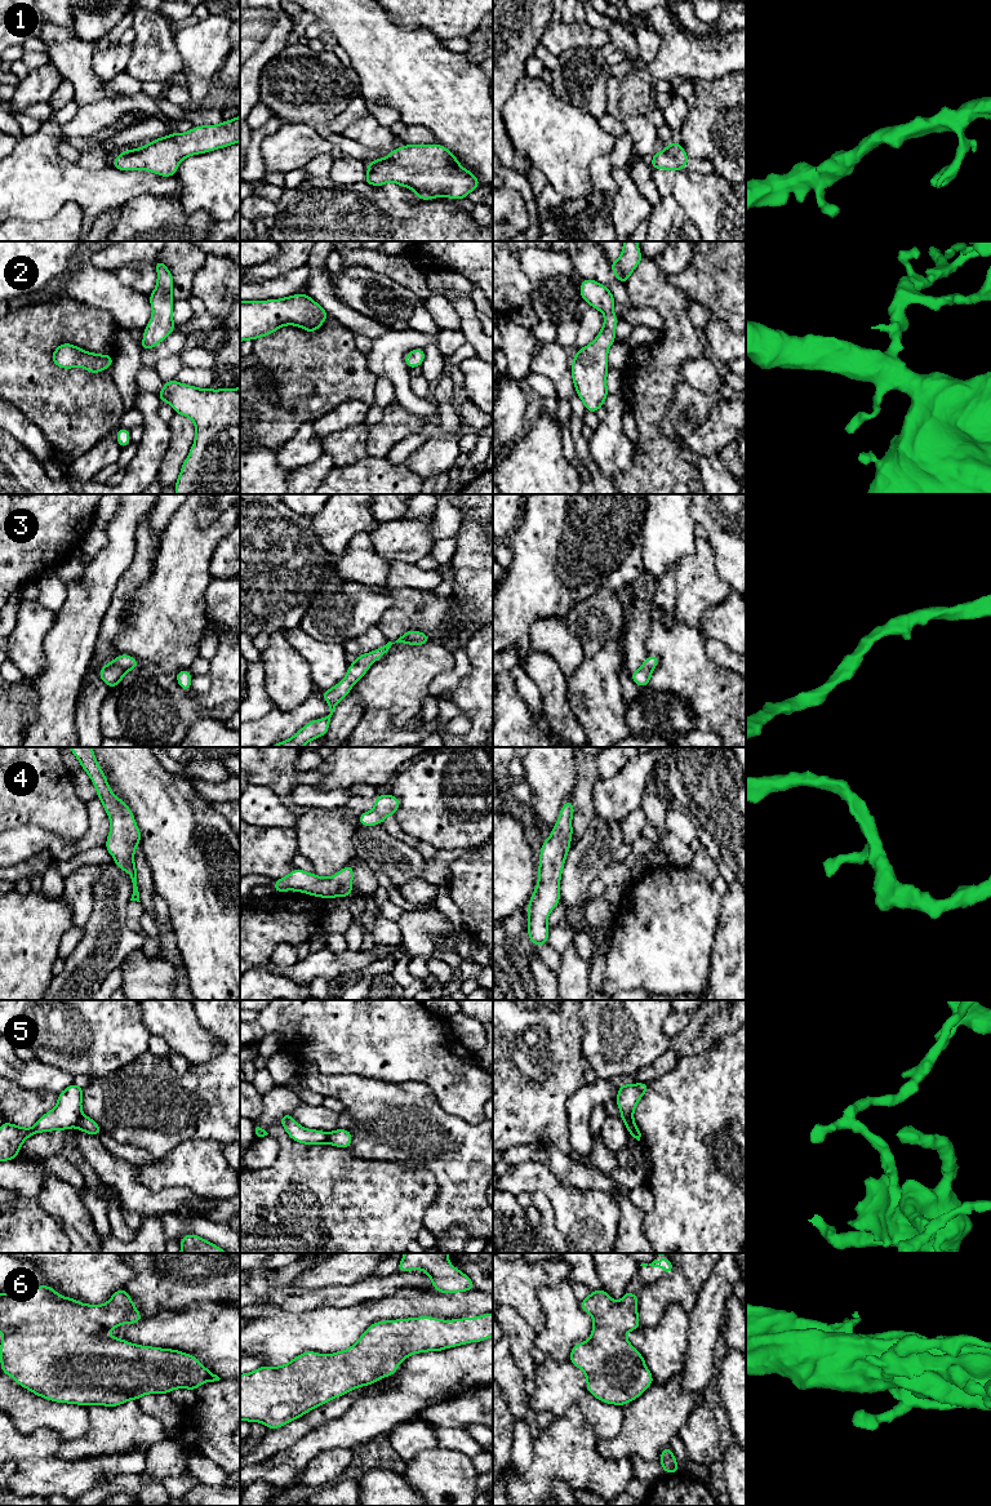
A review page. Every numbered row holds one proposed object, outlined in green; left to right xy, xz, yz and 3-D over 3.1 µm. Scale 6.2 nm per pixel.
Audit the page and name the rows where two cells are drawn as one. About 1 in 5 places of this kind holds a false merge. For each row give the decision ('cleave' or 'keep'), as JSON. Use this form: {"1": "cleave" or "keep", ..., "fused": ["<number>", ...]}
{"1": "keep", "2": "keep", "3": "keep", "4": "keep", "5": "cleave", "6": "keep", "fused": ["5"]}

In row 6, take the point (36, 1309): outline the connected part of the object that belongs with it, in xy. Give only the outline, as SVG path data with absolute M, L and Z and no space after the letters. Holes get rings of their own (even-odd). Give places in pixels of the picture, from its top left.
M50 1285L0 1293L1 1373L37 1396L83 1407L117 1407L146 1394L170 1394L183 1387L195 1392L204 1382L221 1380L192 1354L141 1346L107 1334L121 1324L142 1320L125 1288L101 1306L62 1297Z

